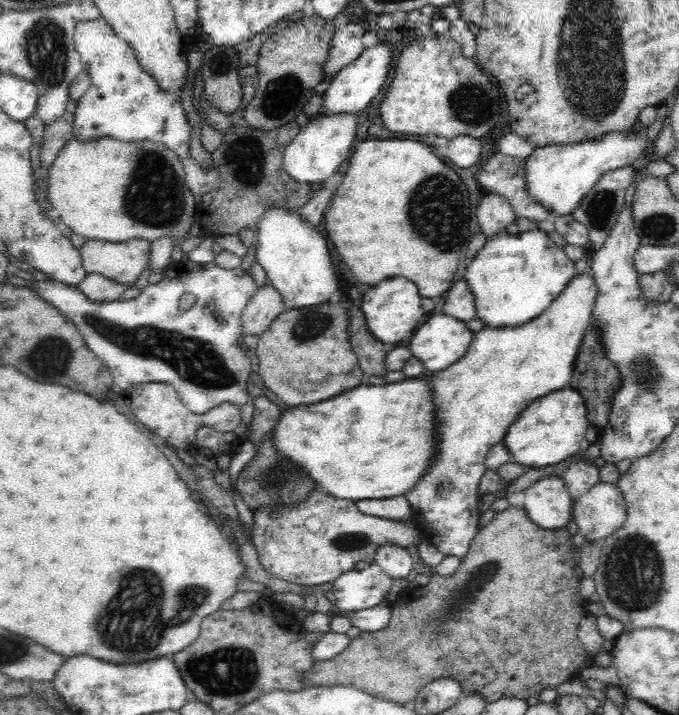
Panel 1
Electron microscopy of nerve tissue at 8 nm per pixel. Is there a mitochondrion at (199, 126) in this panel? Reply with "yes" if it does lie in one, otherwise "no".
no

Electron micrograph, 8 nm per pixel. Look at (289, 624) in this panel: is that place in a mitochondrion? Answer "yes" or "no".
no

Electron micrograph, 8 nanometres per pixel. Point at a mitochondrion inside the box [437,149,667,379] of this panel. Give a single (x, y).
(600, 212)

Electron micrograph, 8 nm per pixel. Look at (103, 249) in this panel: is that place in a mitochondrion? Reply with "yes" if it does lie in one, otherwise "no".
no

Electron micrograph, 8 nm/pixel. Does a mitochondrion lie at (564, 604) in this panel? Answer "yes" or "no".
no

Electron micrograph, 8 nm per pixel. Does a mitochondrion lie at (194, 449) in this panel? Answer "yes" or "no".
no

